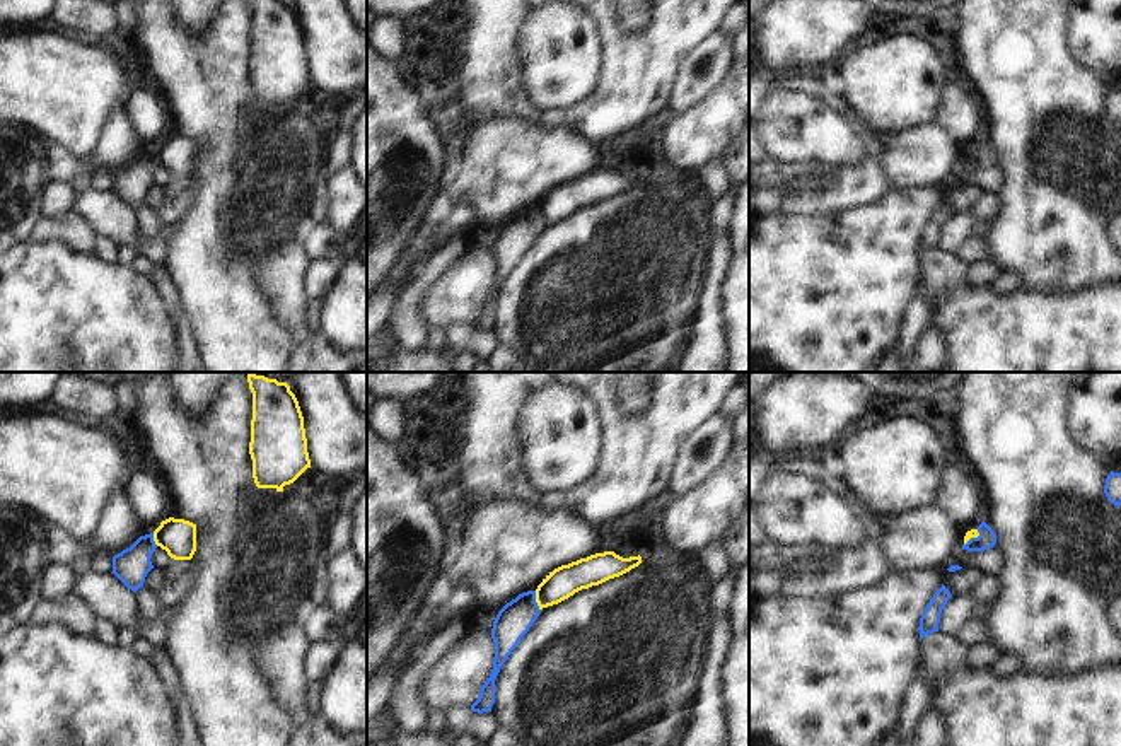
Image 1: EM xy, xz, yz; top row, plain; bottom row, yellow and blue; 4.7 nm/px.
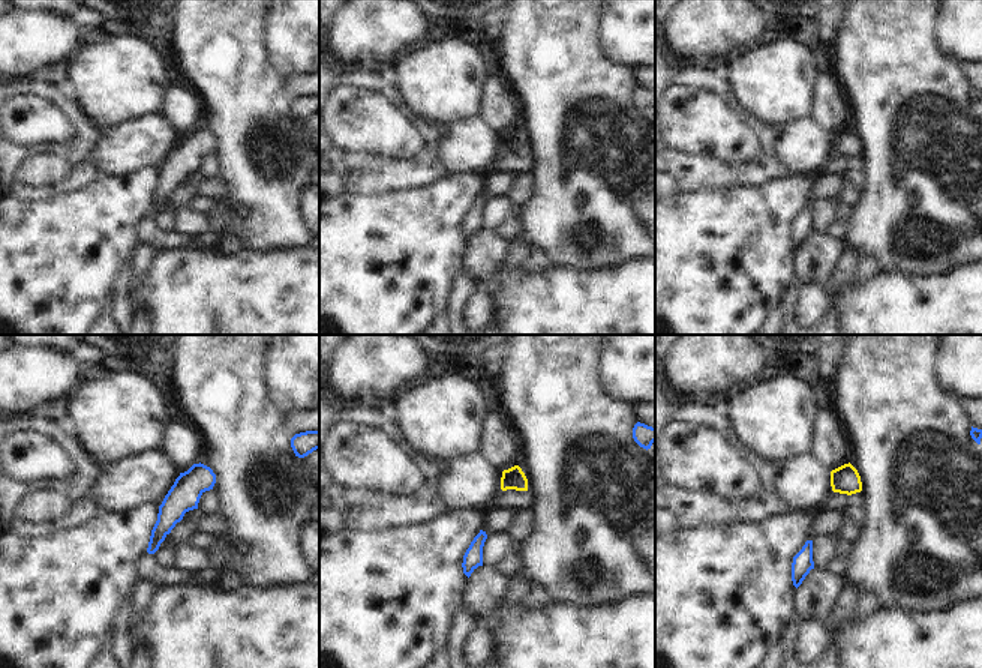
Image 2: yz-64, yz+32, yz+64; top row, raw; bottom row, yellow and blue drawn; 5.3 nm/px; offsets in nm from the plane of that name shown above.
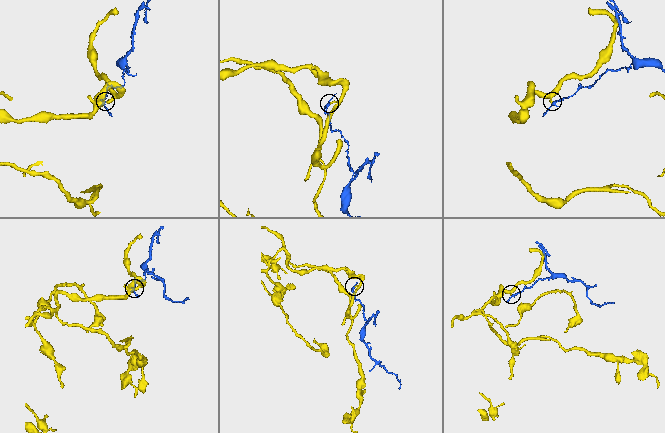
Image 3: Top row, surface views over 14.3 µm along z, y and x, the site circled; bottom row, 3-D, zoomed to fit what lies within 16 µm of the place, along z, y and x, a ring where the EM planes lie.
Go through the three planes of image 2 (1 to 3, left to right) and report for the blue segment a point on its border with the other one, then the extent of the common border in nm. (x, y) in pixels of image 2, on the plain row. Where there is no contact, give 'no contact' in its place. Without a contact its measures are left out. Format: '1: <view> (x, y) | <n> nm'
1: no contact
2: no contact
3: no contact

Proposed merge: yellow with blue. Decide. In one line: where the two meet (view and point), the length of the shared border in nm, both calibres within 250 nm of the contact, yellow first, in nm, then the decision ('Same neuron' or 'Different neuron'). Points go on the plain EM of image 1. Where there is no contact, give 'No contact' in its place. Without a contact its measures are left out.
Touches yellow at xz (536, 217). Shared border 90 nm. Thickness 150 nm (yellow) against 160 nm. Different neuron.

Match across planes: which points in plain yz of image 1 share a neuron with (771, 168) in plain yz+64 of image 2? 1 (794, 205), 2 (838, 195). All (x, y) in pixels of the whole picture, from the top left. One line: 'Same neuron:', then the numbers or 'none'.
Same neuron: 1, 2

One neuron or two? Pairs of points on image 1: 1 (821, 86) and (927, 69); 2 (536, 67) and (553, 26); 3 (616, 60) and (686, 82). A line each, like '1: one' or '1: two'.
1: two
2: one
3: two

